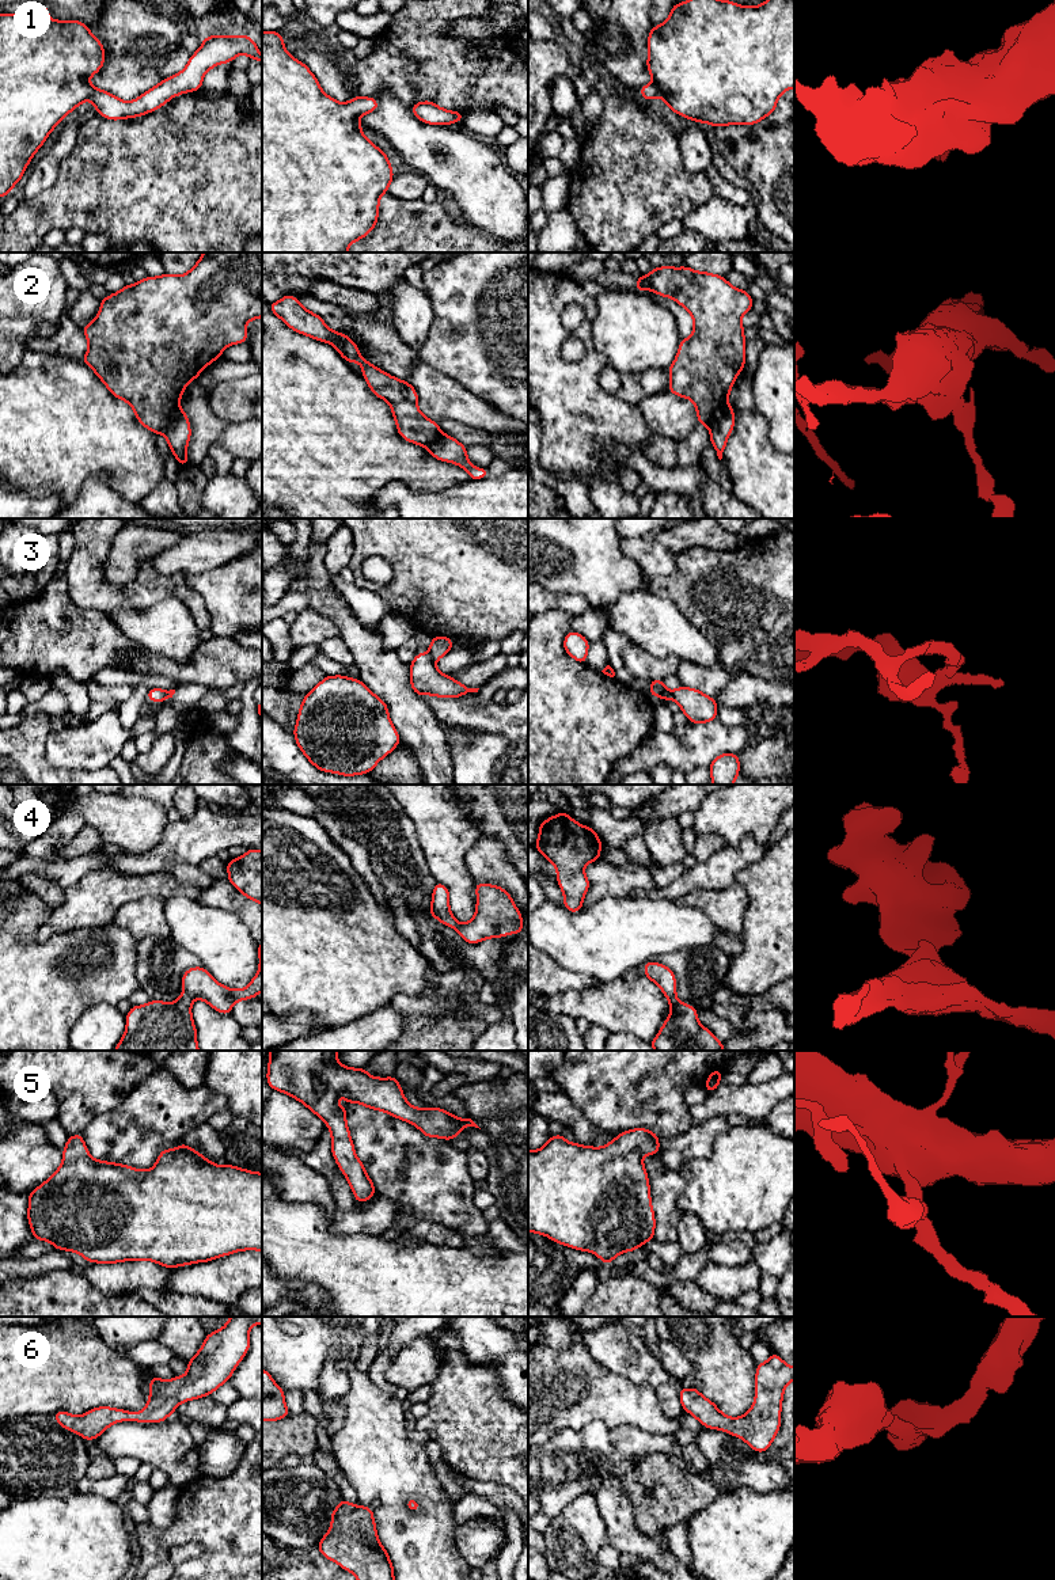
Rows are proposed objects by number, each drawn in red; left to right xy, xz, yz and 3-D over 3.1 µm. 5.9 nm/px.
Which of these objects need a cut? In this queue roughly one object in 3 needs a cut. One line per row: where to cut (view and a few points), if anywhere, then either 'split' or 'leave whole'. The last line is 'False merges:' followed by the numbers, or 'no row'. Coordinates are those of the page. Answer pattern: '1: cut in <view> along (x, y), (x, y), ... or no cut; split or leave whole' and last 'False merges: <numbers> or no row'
1: no cut; leave whole
2: cut in yz along (727, 403), (718, 411), (709, 429); split
3: cut in yz along (668, 691), (665, 699); split
4: no cut; leave whole
5: no cut; leave whole
6: no cut; leave whole
False merges: 2, 3

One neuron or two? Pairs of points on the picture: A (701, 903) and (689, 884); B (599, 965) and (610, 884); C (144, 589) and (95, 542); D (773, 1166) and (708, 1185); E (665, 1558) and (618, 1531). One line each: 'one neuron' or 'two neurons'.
A: two neurons
B: two neurons
C: one neuron
D: one neuron
E: one neuron

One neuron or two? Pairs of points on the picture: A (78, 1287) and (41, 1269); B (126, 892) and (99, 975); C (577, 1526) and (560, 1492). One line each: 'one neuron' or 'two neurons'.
A: two neurons
B: two neurons
C: two neurons

